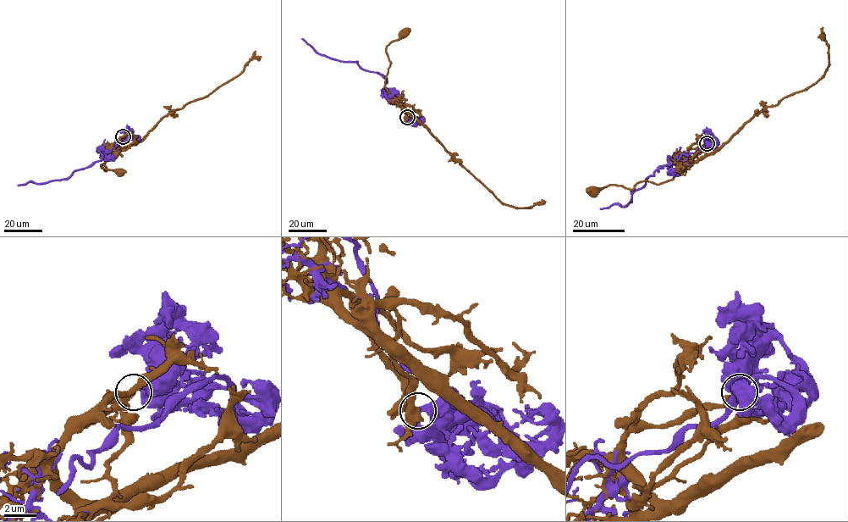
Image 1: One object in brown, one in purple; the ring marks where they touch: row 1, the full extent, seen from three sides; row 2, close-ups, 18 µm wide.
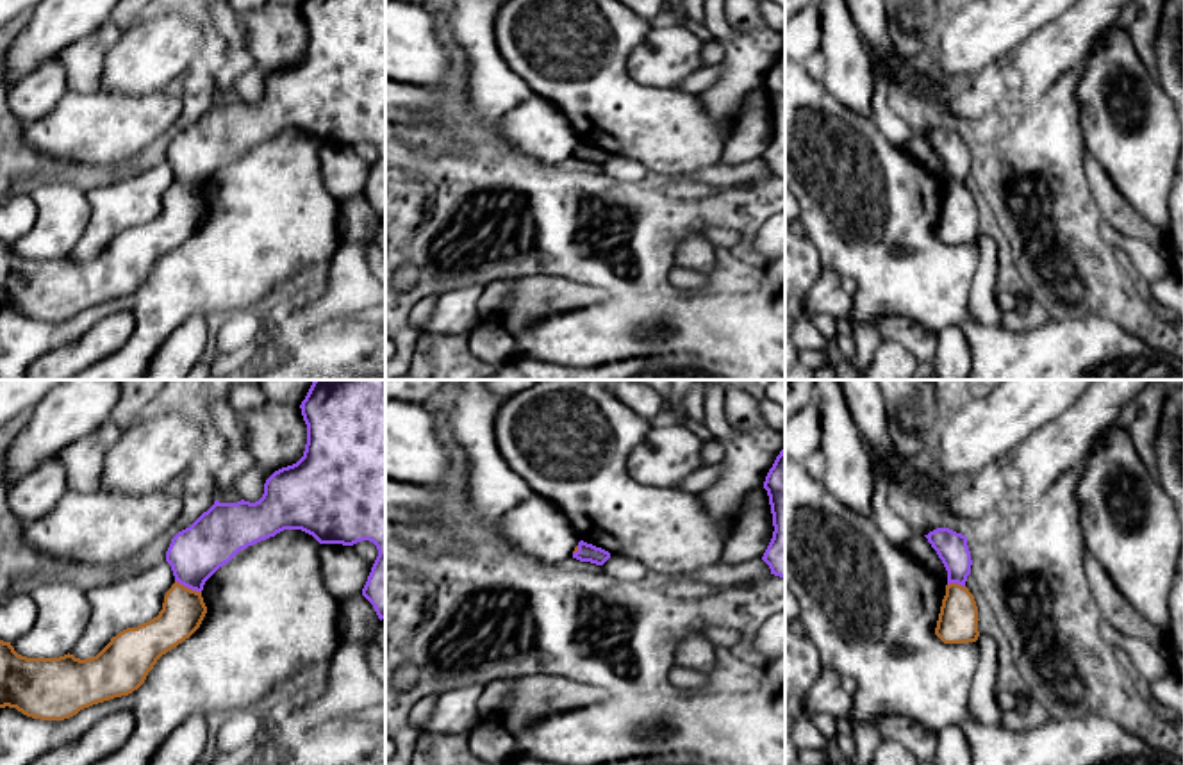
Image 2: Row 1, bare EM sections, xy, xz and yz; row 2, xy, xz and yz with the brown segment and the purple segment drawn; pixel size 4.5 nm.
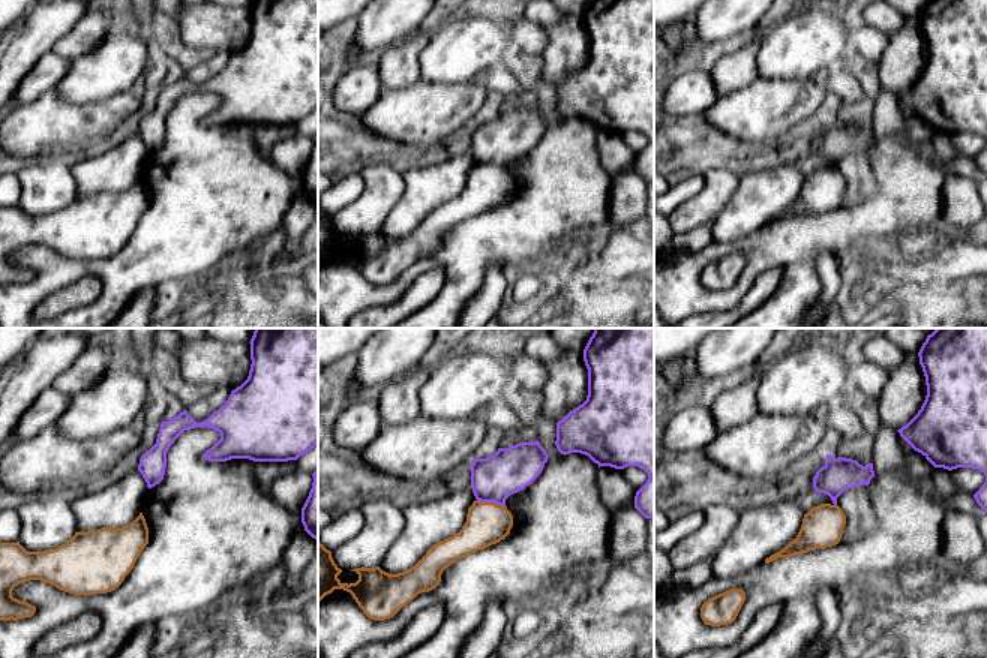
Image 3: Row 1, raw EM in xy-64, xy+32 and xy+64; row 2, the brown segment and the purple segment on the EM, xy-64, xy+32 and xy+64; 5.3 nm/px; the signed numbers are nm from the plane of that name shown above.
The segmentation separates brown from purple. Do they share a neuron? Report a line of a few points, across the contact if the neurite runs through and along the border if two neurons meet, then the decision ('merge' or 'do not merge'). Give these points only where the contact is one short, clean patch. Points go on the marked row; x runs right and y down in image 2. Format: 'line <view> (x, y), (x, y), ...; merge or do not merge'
line xy (175, 580), (200, 592); do not merge

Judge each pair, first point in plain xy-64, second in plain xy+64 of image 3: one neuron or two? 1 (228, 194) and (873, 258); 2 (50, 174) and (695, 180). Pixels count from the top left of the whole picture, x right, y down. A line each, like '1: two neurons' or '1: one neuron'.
1: two neurons
2: two neurons

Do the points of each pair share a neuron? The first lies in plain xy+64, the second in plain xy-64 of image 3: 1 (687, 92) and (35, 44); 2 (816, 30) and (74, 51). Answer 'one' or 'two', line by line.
1: two
2: two

